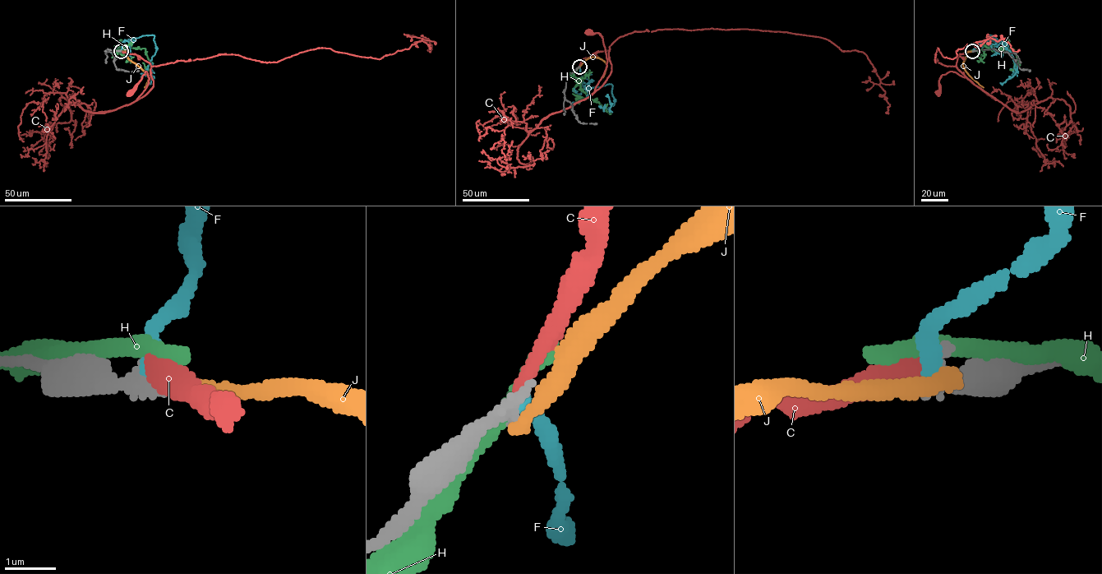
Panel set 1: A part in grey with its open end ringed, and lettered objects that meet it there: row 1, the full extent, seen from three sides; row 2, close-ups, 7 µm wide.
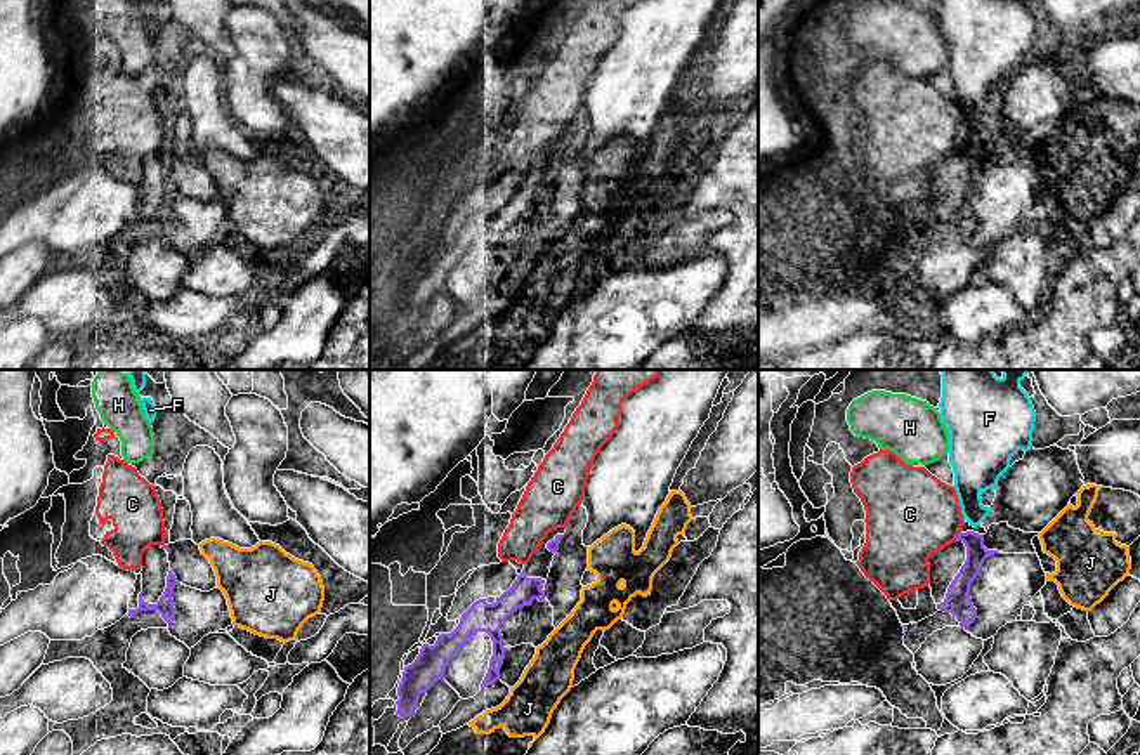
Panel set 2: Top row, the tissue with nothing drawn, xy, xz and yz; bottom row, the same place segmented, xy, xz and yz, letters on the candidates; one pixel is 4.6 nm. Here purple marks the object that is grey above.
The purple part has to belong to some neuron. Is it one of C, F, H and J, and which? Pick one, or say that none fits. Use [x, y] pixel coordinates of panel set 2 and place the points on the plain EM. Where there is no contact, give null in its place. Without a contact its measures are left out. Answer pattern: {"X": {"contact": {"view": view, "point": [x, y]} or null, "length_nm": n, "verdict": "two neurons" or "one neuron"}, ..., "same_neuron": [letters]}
{"C": {"contact": {"view": "yz", "point": [956, 148]}, "length_nm": 60, "verdict": "two neurons"}, "F": {"contact": null, "verdict": "two neurons"}, "H": {"contact": null, "verdict": "two neurons"}, "J": {"contact": null, "verdict": "two neurons"}, "same_neuron": []}

